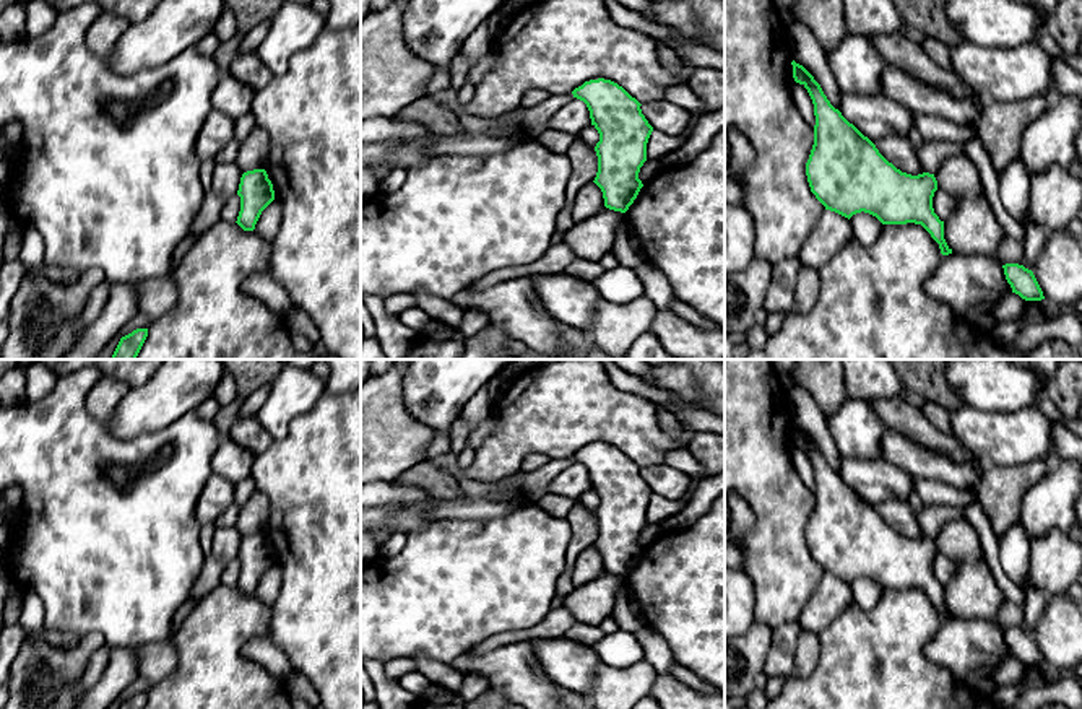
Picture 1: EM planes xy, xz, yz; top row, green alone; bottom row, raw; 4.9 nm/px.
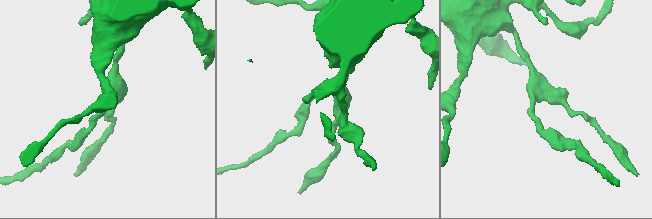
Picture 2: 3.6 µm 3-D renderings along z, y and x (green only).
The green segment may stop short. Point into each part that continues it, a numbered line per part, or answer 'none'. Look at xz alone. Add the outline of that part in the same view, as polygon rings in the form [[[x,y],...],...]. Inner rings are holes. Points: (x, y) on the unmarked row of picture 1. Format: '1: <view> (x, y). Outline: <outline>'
none

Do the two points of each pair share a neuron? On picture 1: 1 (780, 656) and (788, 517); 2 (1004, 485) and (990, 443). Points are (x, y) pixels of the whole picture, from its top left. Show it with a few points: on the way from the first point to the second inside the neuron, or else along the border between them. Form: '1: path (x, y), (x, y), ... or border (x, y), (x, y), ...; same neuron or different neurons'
1: border (796, 620), (779, 625), (774, 630); different neurons
2: border (1035, 459), (1025, 464), (983, 464); different neurons

